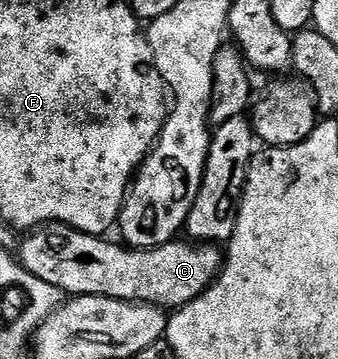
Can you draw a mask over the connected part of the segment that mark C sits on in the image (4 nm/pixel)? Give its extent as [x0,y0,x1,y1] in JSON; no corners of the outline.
[16,221,224,311]

